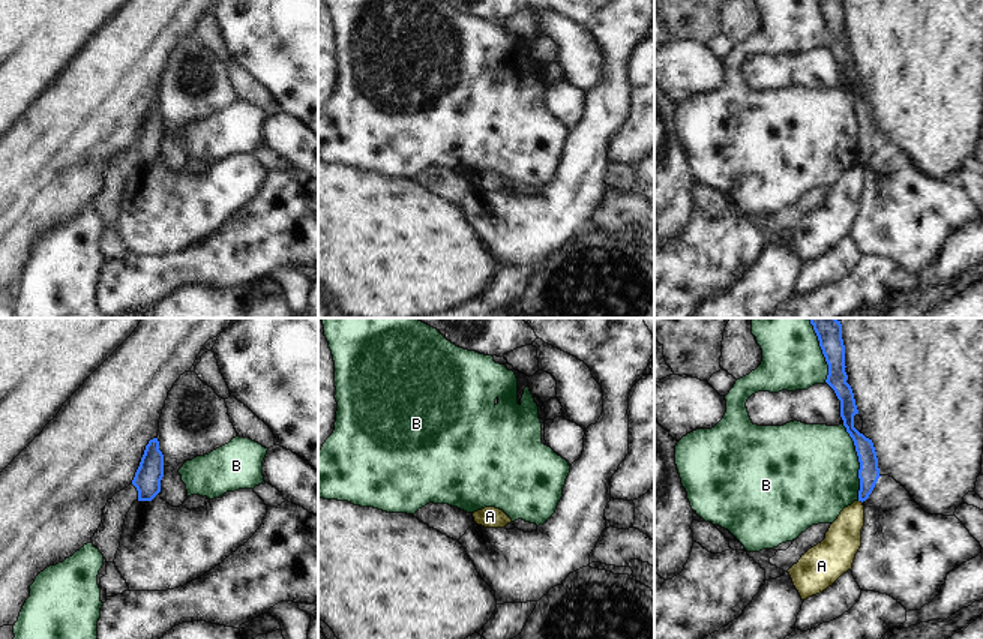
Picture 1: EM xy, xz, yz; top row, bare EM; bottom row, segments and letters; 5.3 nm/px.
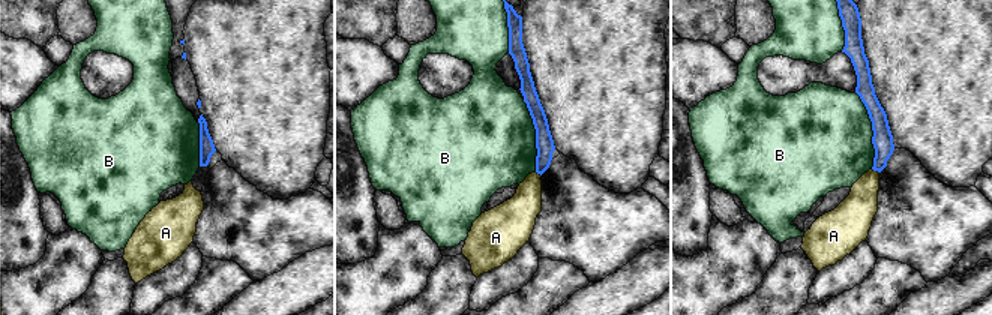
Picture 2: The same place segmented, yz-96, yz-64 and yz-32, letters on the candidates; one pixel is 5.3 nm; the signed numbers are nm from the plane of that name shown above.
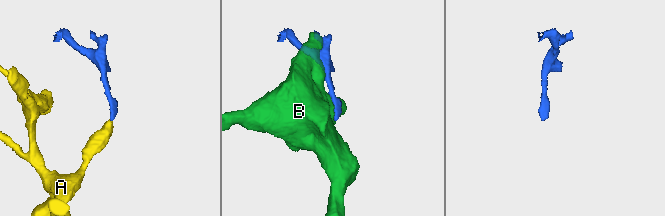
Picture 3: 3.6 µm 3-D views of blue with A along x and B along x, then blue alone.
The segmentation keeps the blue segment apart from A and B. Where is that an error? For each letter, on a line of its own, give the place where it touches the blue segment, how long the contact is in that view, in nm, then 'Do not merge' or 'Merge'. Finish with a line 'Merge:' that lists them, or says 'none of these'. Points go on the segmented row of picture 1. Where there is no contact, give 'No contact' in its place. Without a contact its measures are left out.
A: Touches blue at yz (860, 500). Shared border 30 nm. Do not merge
B: Touches blue at yz (859, 461). Shared border 420 nm. Do not merge
Merge: none of these.

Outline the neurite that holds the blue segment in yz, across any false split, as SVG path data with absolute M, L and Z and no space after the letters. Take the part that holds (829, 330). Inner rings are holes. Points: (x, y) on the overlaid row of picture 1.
M810 318L810 324L818 336L819 346L828 364L825 382L834 390L840 400L840 417L846 432L854 441L860 462L858 501L866 501L872 494L879 476L878 458L872 440L866 438L854 428L854 416L858 414L854 393L846 382L845 345L842 339L842 324L836 318Z

